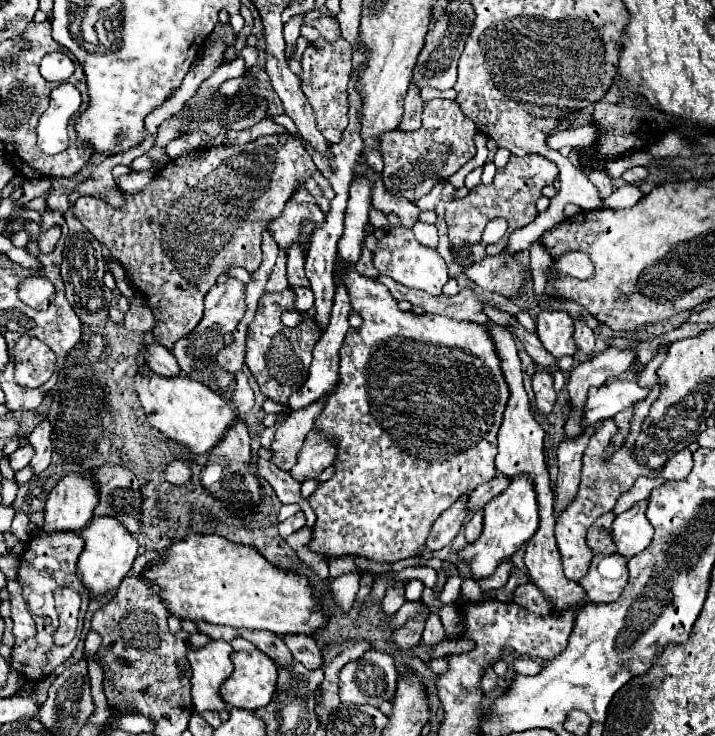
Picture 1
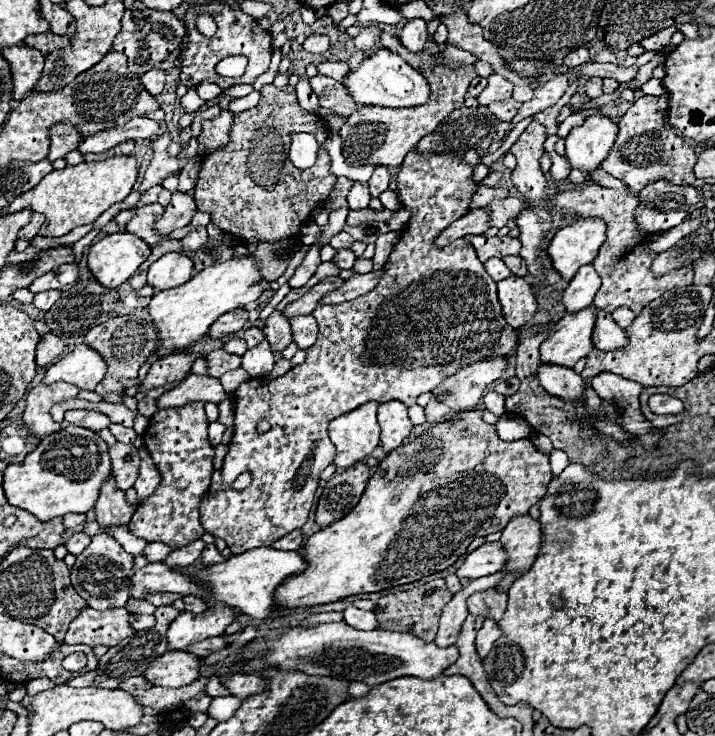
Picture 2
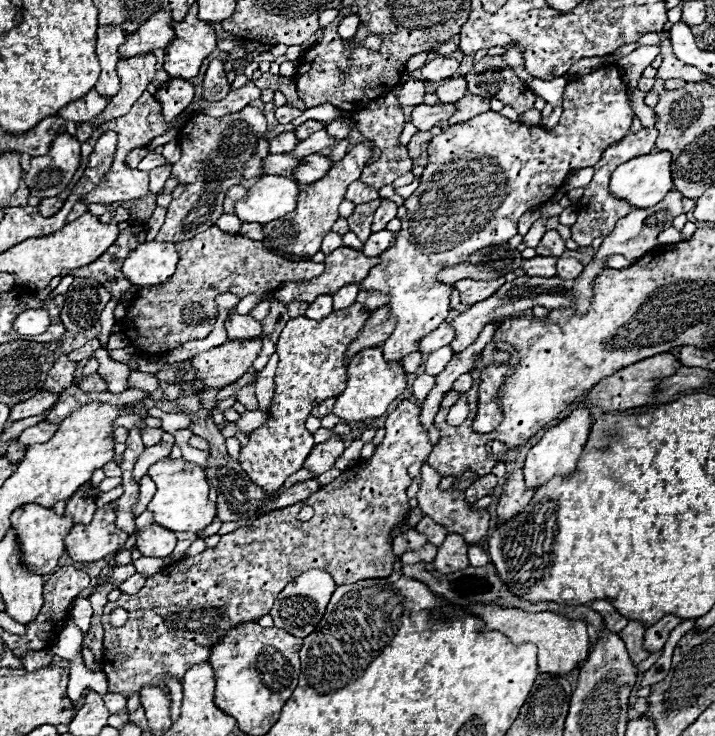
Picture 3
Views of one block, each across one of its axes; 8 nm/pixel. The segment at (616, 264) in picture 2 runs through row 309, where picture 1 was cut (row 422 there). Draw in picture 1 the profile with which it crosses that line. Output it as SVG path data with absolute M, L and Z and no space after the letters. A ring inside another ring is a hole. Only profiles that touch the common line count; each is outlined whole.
M656 382L648 394L648 398L644 400L638 400L632 408L634 408L634 414L632 414L632 420L630 420L630 432L628 432L628 440L620 446L620 448L614 448L612 446L612 436L618 432L618 426L612 418L606 418L606 420L600 420L594 434L590 436L590 442L588 442L588 448L584 452L584 466L582 466L582 482L580 482L580 488L578 488L578 494L576 498L570 502L570 506L560 514L560 518L556 520L556 542L558 542L558 548L560 548L560 556L562 556L562 564L564 564L564 574L578 582L590 568L590 560L594 558L594 550L586 544L586 532L588 528L594 524L594 520L606 512L610 512L616 504L616 500L632 488L632 484L636 482L636 478L640 478L642 474L648 476L648 478L658 478L662 474L662 468L654 470L654 468L648 468L644 464L640 464L636 460L636 454L634 454L634 442L640 434L640 428L642 428L642 422L644 418L648 416L648 410L652 406L652 402L656 400L656 396L660 394L662 390L662 384Z

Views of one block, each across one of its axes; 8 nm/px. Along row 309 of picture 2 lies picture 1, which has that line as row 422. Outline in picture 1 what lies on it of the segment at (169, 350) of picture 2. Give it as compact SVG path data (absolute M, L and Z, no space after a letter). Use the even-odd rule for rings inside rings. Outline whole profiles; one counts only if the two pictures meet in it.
M136 374L136 392L148 422L170 440L186 446L196 456L210 454L236 422L236 414L228 400L210 386L194 380L190 374L178 378L164 378L154 374L150 378L142 378Z

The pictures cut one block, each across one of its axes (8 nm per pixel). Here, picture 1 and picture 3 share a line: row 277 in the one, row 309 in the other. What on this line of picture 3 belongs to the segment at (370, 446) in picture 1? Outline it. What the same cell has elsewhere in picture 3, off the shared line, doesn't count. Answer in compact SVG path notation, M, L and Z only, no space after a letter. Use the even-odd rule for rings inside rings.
M352 304L350 308L334 310L322 322L312 322L306 316L290 318L286 322L276 344L280 362L276 370L276 392L270 420L250 434L250 442L238 456L238 462L252 482L262 486L266 492L278 490L288 476L302 468L304 458L314 446L314 438L306 430L304 422L316 404L342 394L346 382L344 352L352 338L356 338L362 330L368 316L370 314L364 306Z

